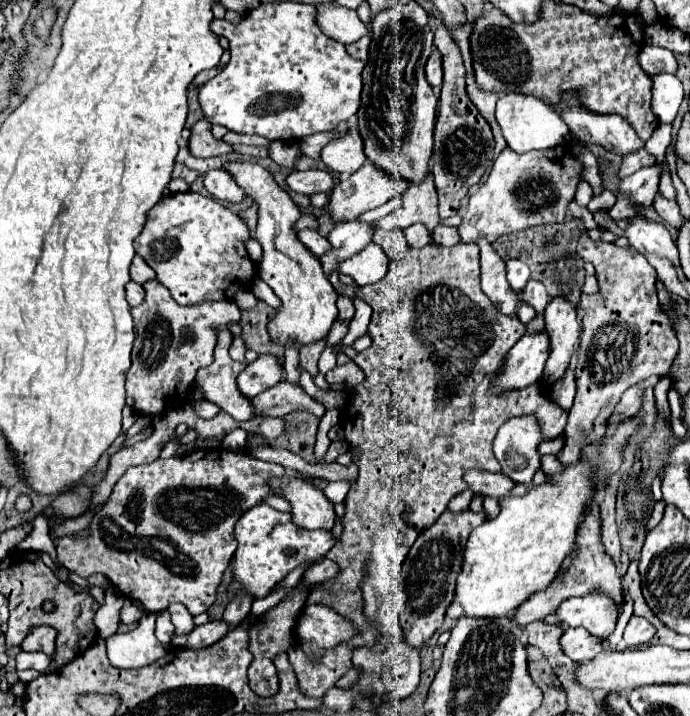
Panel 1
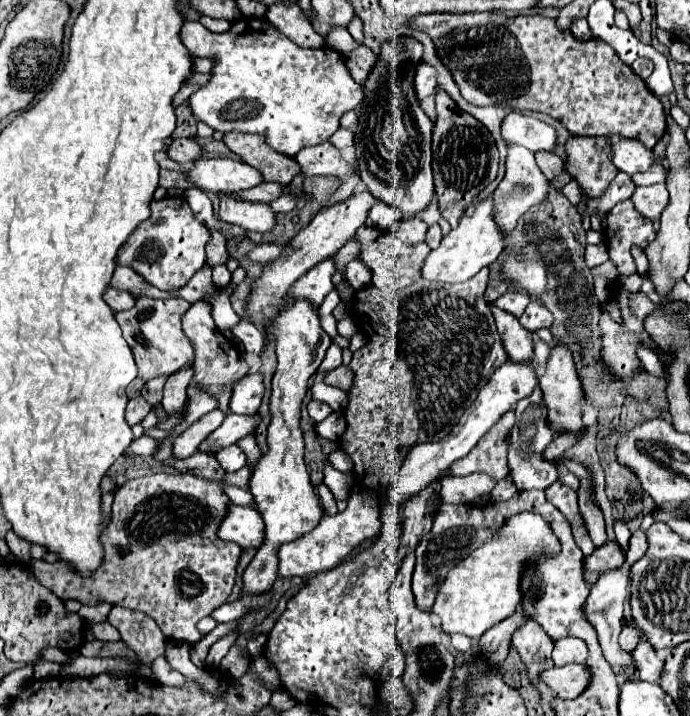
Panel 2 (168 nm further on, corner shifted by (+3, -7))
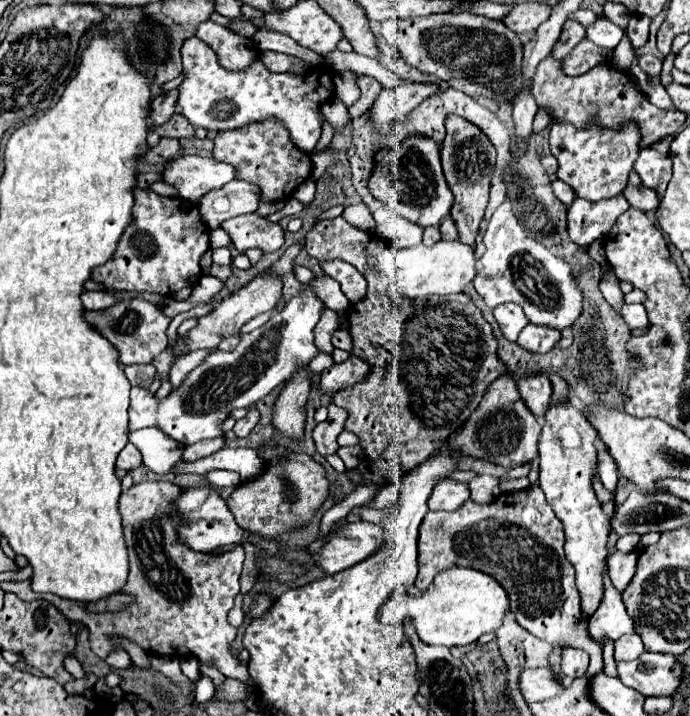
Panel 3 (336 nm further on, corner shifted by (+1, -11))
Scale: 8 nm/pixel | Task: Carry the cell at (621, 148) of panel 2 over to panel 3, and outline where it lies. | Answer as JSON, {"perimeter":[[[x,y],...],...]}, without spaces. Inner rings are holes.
{"perimeter":[[[647,146],[639,150],[639,158],[635,160],[633,170],[639,174],[643,186],[655,188],[663,194],[671,180],[671,158]]]}

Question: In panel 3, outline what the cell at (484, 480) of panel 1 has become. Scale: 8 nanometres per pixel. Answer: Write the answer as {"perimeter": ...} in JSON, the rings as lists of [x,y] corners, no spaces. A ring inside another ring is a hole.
{"perimeter":[[[443,480],[435,486],[435,492],[429,500],[429,510],[455,510],[469,500],[469,486],[455,480]]]}

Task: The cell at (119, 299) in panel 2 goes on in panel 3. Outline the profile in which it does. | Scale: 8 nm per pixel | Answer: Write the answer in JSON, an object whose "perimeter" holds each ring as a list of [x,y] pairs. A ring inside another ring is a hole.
{"perimeter":[[[85,292],[83,294],[83,306],[87,310],[105,310],[113,306],[115,302],[117,302],[115,296],[109,292]]]}

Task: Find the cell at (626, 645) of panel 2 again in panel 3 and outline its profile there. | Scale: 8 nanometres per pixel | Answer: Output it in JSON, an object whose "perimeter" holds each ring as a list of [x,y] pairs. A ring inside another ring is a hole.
{"perimeter":[[[637,634],[621,636],[615,642],[615,660],[635,660],[643,652],[645,652],[645,648],[643,648],[643,642]]]}

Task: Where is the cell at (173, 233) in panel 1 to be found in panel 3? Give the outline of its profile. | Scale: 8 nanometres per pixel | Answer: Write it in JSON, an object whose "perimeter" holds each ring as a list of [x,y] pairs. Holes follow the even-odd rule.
{"perimeter":[[[135,188],[135,224],[127,226],[111,260],[97,266],[91,278],[103,282],[109,290],[157,292],[165,296],[165,286],[169,292],[195,286],[199,260],[207,250],[209,232],[201,222],[197,204],[179,198],[163,198],[153,190]]]}

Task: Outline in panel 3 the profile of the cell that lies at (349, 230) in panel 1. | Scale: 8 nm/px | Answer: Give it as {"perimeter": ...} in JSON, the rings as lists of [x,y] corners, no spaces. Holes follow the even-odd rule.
{"perimeter":[[[309,284],[301,286],[301,294],[285,302],[285,308],[263,324],[261,328],[245,334],[233,352],[215,350],[201,366],[187,374],[177,392],[171,392],[165,400],[157,402],[155,396],[133,386],[129,406],[129,430],[145,426],[159,426],[167,436],[179,444],[195,444],[205,438],[221,436],[221,424],[235,408],[255,406],[277,384],[285,382],[299,364],[313,360],[319,350],[313,344],[313,328],[323,314],[323,300],[311,290]]]}

